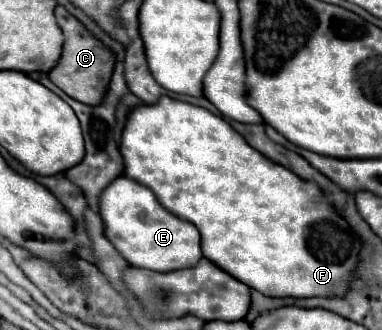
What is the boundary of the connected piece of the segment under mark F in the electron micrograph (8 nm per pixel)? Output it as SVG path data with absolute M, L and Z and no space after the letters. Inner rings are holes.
M172 98L138 106L128 116L120 154L124 158L124 174L148 186L172 214L196 224L202 234L204 258L210 258L212 264L236 280L272 298L328 298L348 294L352 274L360 260L360 238L348 222L336 214L336 208L316 182L304 182L288 168L254 150L220 116L202 106Z

